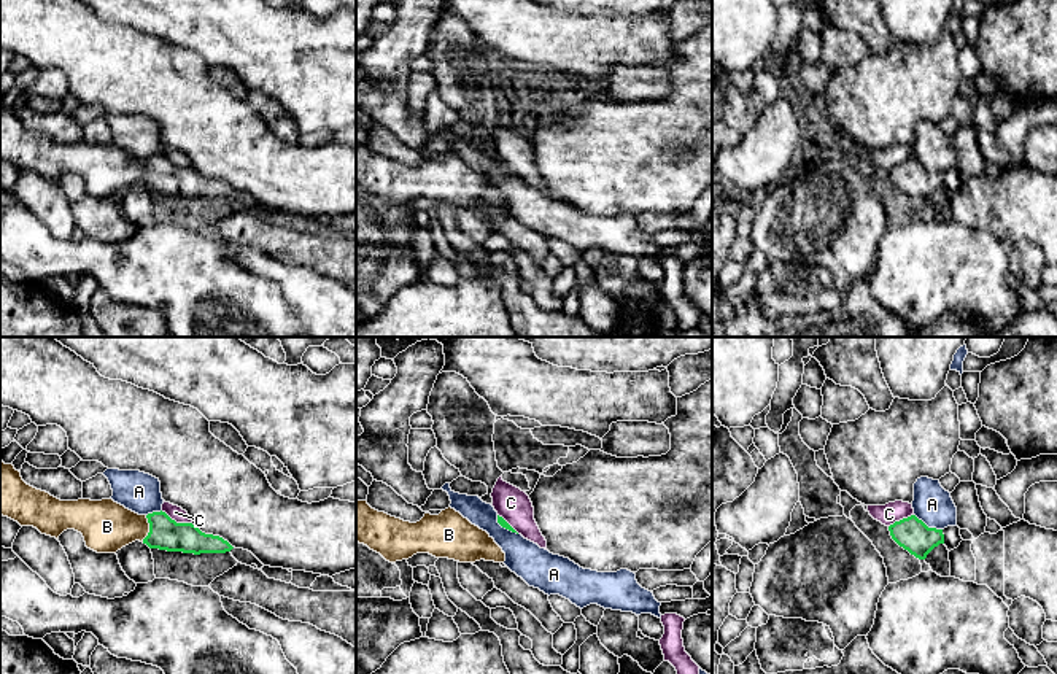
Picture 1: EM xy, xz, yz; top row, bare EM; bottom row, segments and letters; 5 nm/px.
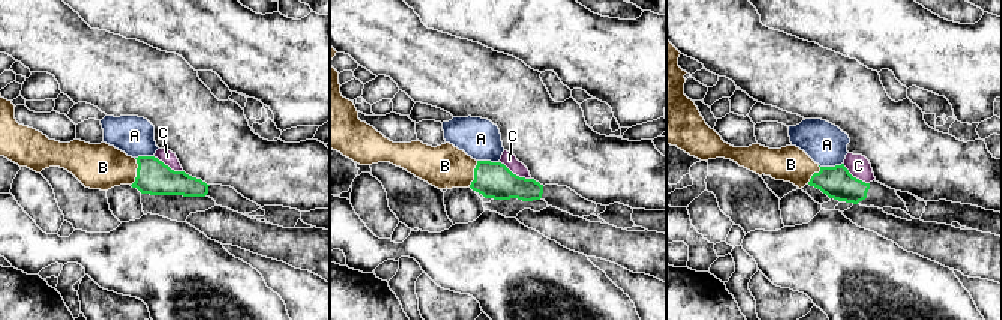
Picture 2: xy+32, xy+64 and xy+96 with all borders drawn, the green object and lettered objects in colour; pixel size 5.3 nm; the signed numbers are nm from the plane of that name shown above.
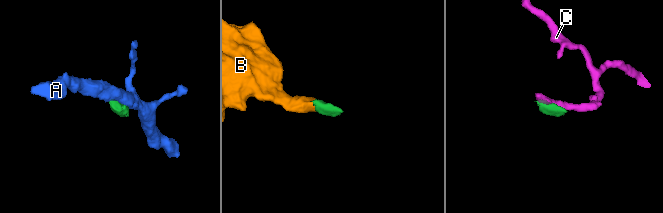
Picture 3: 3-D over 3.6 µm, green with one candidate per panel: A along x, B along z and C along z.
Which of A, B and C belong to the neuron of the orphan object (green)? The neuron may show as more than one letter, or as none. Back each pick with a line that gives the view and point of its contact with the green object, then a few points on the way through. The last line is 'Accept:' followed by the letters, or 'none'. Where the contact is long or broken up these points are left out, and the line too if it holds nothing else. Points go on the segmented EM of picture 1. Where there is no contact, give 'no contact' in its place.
B: xy (150, 528) | across xy (164, 533), (150, 528), (107, 526)
Accept: B

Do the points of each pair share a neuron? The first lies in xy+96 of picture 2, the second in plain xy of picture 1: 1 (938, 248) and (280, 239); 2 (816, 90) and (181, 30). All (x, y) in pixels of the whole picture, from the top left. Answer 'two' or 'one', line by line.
1: one
2: two

